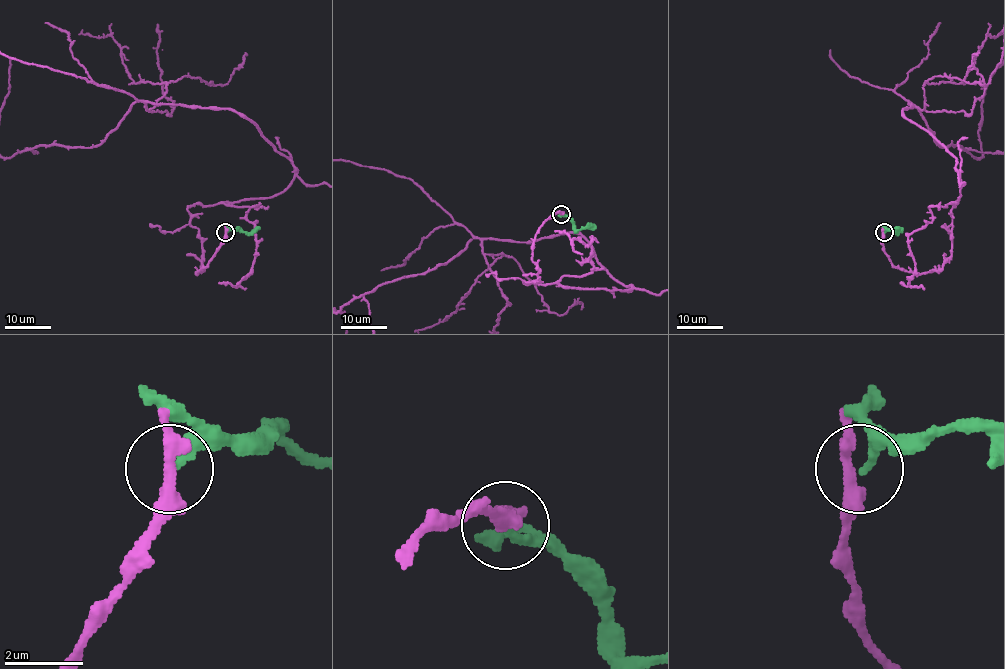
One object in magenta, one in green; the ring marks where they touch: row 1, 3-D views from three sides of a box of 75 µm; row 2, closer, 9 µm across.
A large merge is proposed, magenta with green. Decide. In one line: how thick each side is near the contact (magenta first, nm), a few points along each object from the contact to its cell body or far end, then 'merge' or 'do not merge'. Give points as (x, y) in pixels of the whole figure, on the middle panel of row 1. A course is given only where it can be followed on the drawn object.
calibres 360 and 240 nm; course magenta (562, 213), (523, 281), (630, 289), (580, 235), (477, 238), (410, 179); course green (562, 214), (575, 229), (596, 227); do not merge

